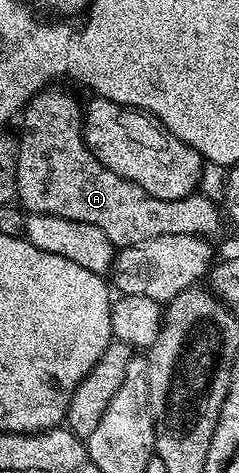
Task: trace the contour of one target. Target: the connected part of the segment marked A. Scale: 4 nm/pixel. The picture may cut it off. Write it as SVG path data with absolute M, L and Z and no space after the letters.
M50 87L37 94L23 110L19 143L19 163L17 164L17 201L26 214L46 213L59 215L63 219L75 219L79 223L91 223L99 227L114 247L138 245L147 239L159 239L159 235L195 235L212 238L212 233L221 229L223 213L218 202L202 197L195 191L189 197L178 201L155 199L135 183L115 175L85 145L85 136L81 133L83 120L82 102L77 102L65 87Z

